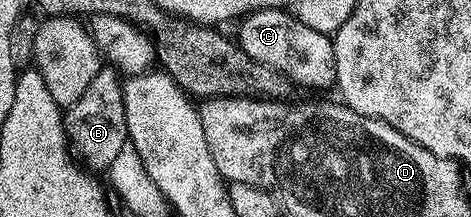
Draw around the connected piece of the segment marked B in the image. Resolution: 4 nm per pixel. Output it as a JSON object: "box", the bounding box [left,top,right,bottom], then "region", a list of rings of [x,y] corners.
{"box":[65,65,129,170],"region":[[[102,65],[90,84],[86,86],[80,99],[74,102],[65,114],[67,138],[75,152],[87,161],[86,165],[89,168],[108,170],[122,149],[122,145],[129,140],[123,89],[124,81],[118,69],[112,65]]]}

